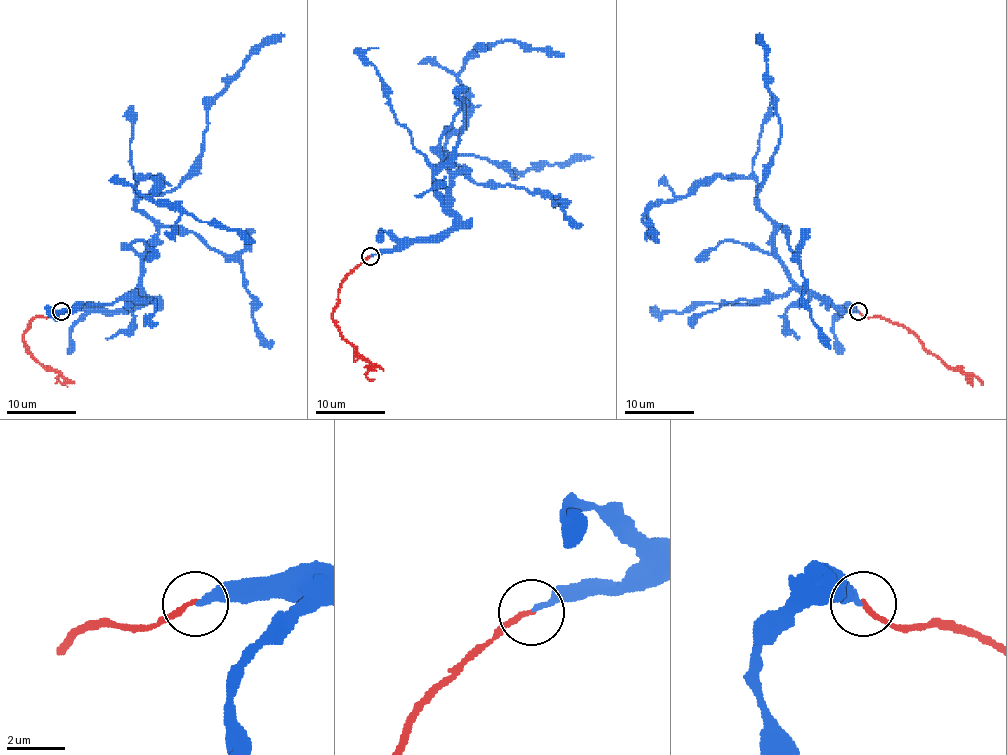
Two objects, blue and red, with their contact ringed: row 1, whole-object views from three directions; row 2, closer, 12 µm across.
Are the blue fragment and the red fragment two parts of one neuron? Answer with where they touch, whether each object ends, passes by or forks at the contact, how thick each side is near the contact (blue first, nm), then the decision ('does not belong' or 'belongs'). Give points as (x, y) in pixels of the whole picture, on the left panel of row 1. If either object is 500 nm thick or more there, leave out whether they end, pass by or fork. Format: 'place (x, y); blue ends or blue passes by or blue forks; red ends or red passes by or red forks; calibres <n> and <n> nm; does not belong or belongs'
place (61, 311); blue ends; red ends; calibres 200 and 170 nm; does not belong

